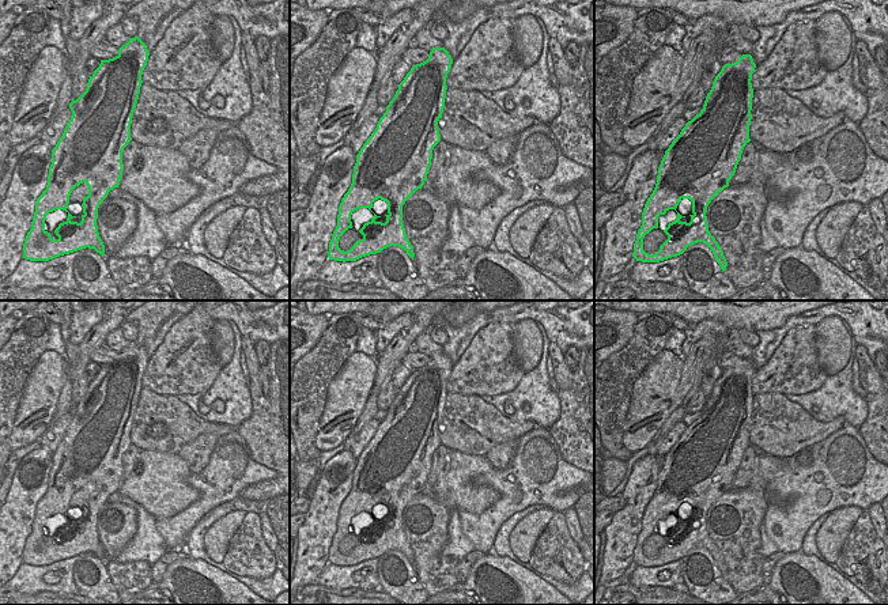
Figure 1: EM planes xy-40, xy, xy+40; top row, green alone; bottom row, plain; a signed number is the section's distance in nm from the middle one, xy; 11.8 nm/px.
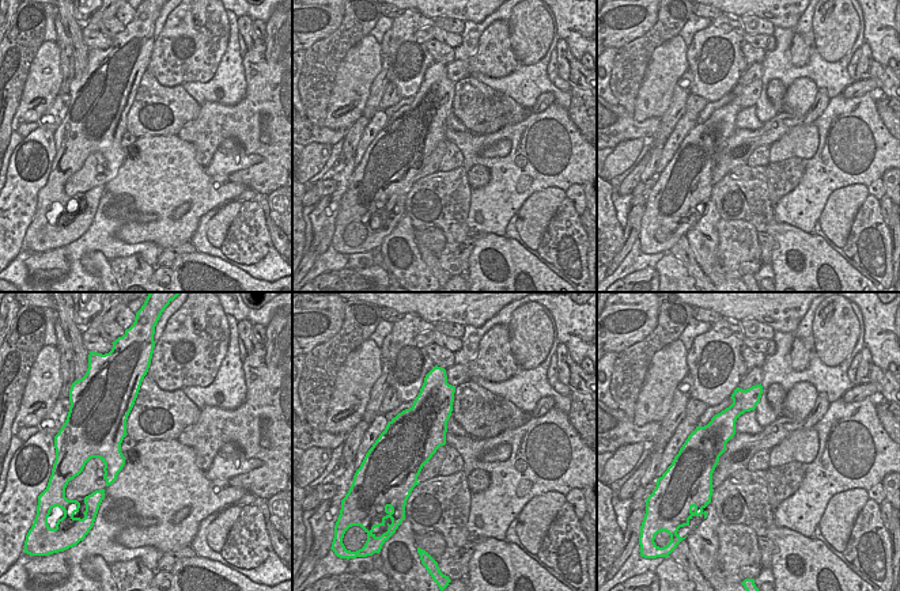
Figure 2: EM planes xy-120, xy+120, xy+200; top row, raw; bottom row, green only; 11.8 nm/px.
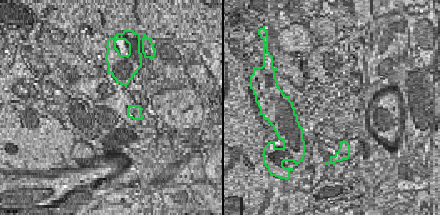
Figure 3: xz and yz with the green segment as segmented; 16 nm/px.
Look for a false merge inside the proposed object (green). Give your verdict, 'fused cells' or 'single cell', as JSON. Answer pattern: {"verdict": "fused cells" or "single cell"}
{"verdict": "single cell"}

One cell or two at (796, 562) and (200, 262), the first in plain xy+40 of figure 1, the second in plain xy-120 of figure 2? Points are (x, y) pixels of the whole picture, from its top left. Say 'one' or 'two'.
one

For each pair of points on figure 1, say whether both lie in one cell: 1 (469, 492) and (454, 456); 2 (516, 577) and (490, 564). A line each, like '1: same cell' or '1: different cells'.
1: same cell
2: same cell

